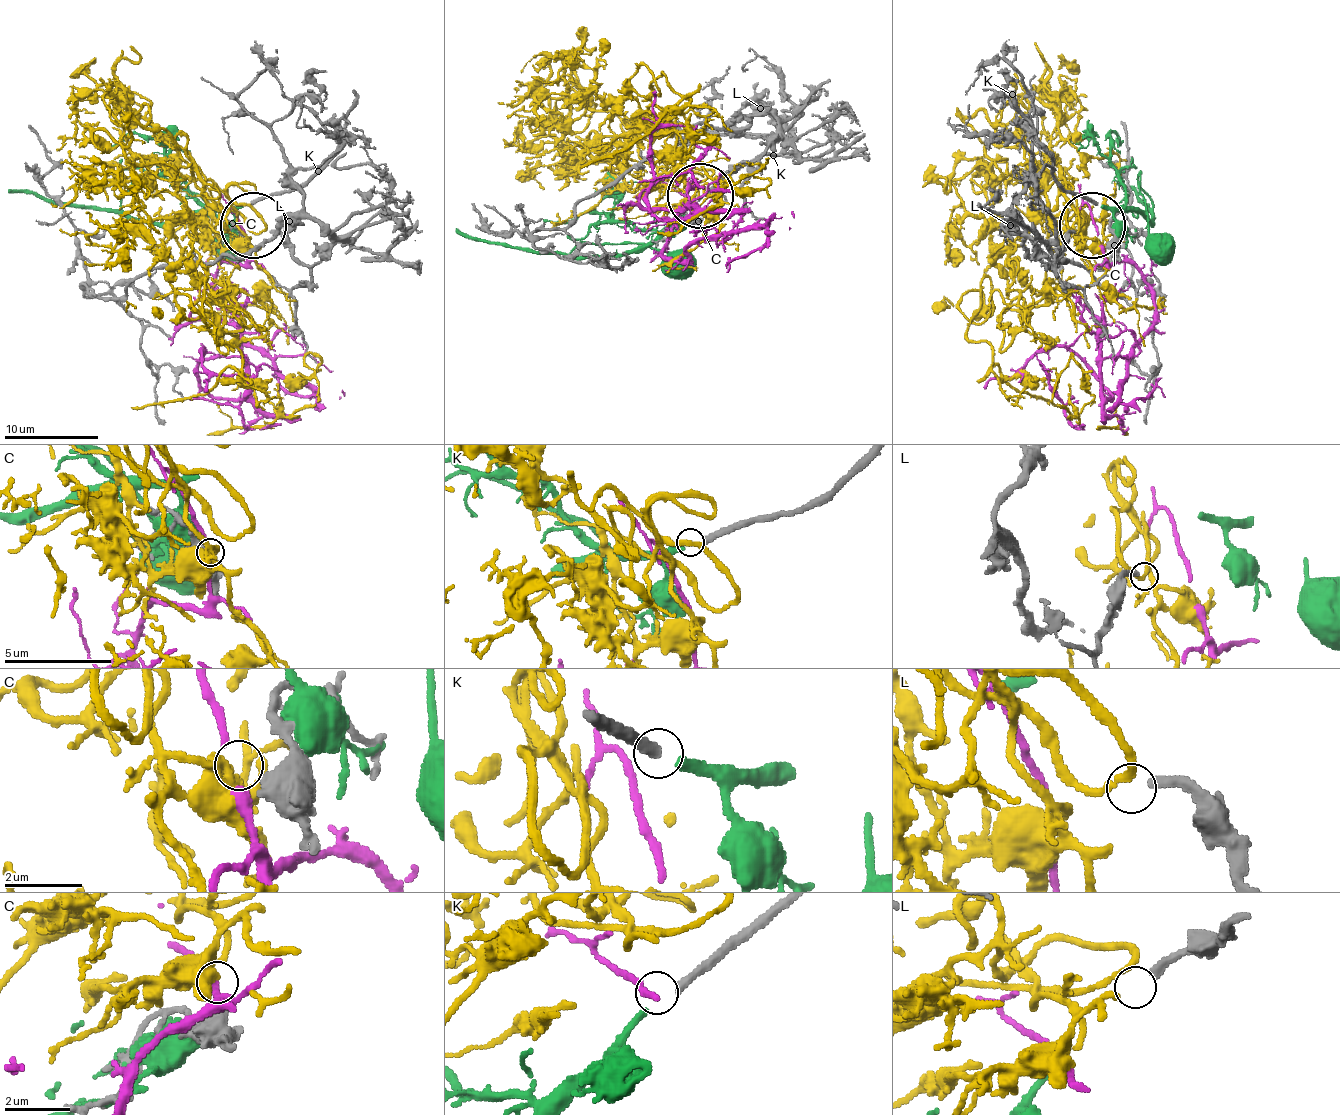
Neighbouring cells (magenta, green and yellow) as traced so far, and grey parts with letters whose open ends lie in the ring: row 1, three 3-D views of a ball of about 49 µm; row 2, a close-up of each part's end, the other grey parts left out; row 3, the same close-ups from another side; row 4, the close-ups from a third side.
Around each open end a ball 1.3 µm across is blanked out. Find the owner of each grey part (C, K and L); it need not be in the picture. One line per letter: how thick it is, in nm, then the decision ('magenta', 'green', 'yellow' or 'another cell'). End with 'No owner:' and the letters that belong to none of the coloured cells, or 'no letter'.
C: 650 nm | yellow
K: 280 nm | green
L: 280 nm | another cell
No owner: L

